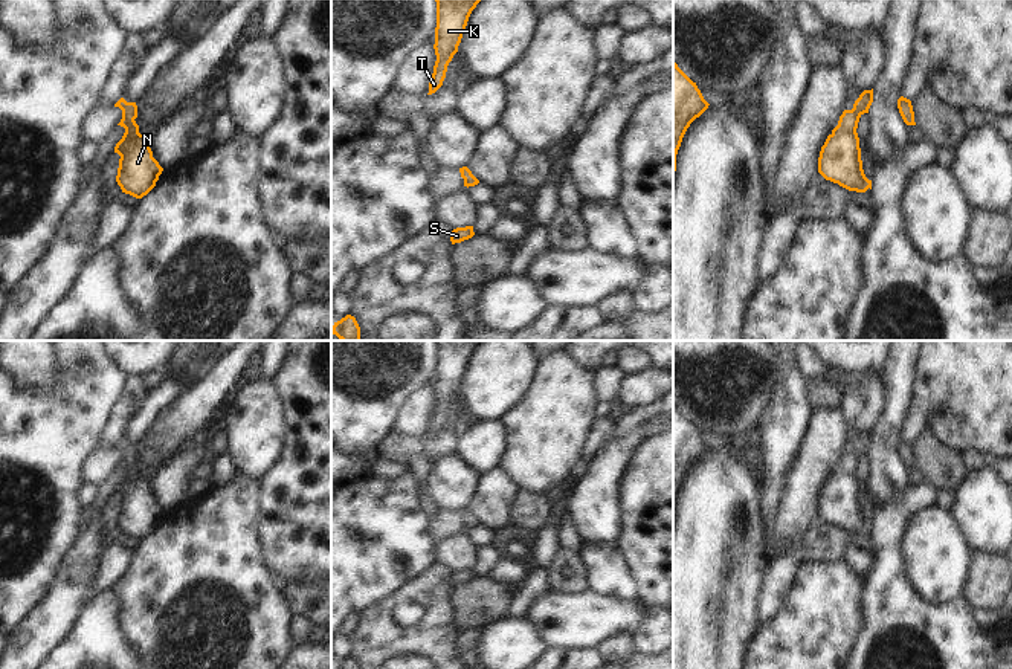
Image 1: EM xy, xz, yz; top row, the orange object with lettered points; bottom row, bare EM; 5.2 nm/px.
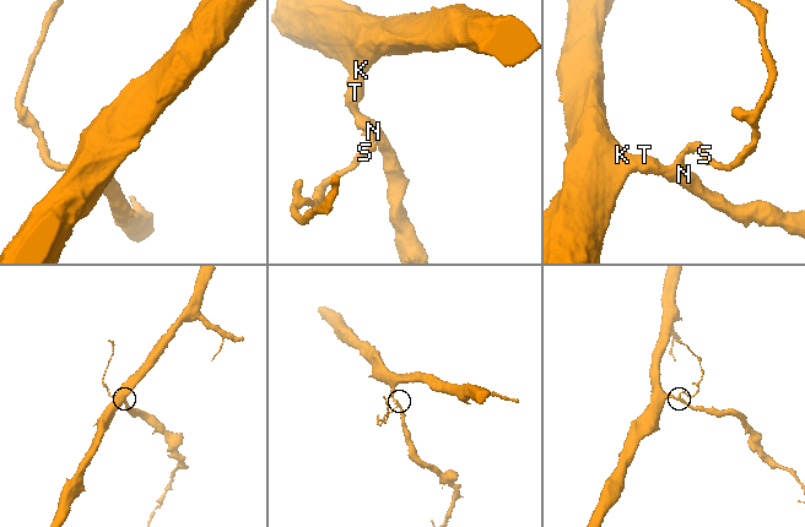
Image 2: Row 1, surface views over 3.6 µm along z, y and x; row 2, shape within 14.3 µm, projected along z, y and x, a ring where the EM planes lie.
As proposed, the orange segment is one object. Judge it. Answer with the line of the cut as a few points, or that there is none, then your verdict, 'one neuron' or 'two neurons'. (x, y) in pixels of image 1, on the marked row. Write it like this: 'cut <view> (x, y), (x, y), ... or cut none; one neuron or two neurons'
cut none; one neuron

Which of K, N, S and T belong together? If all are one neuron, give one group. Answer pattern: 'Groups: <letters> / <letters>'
Groups: K N S T

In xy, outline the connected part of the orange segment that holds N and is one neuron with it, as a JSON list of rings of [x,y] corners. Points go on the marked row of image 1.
[[[121,98],[114,107],[122,110],[118,125],[125,128],[122,139],[114,147],[114,153],[121,156],[116,182],[122,192],[142,199],[156,186],[163,168],[153,157],[148,139],[139,133],[134,121],[137,118],[136,102]]]

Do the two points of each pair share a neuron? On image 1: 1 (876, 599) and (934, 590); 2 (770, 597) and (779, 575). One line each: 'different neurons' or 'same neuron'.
1: different neurons
2: same neuron

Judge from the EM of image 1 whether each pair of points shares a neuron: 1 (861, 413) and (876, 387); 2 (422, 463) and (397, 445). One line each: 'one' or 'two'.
1: one
2: one

